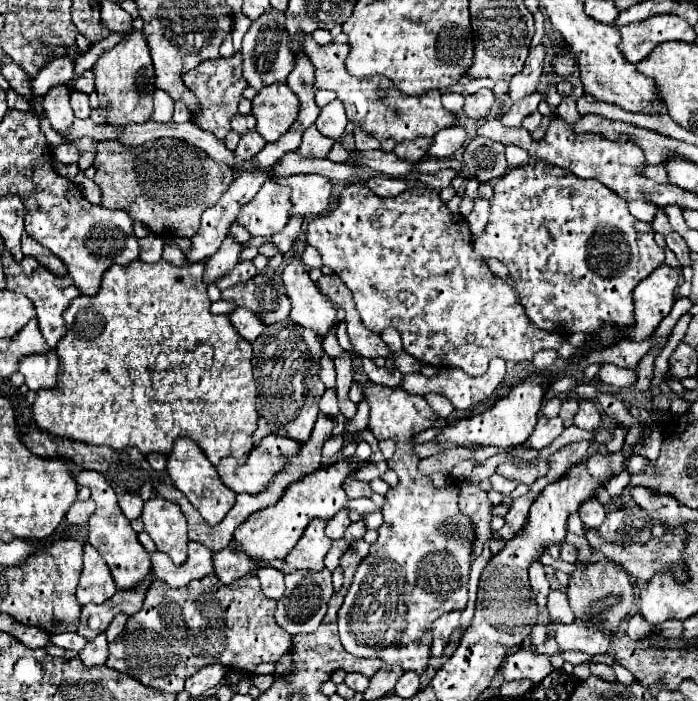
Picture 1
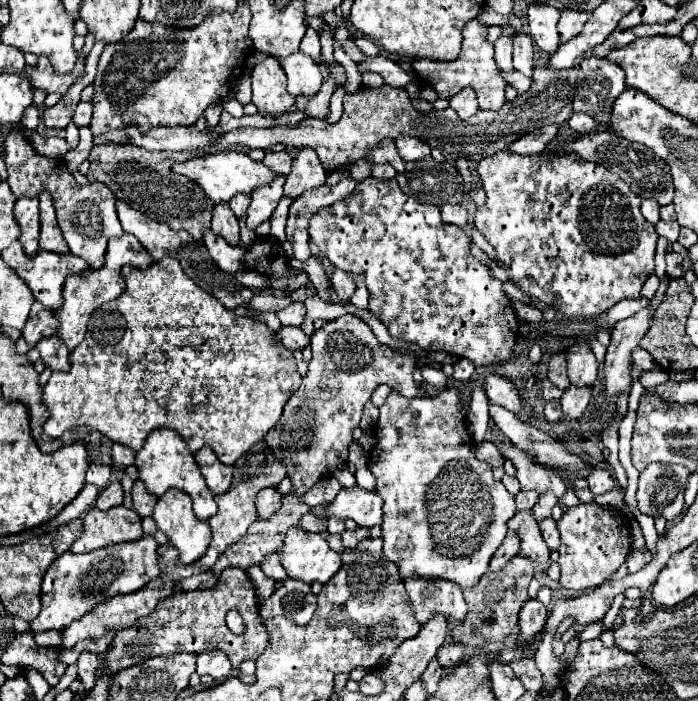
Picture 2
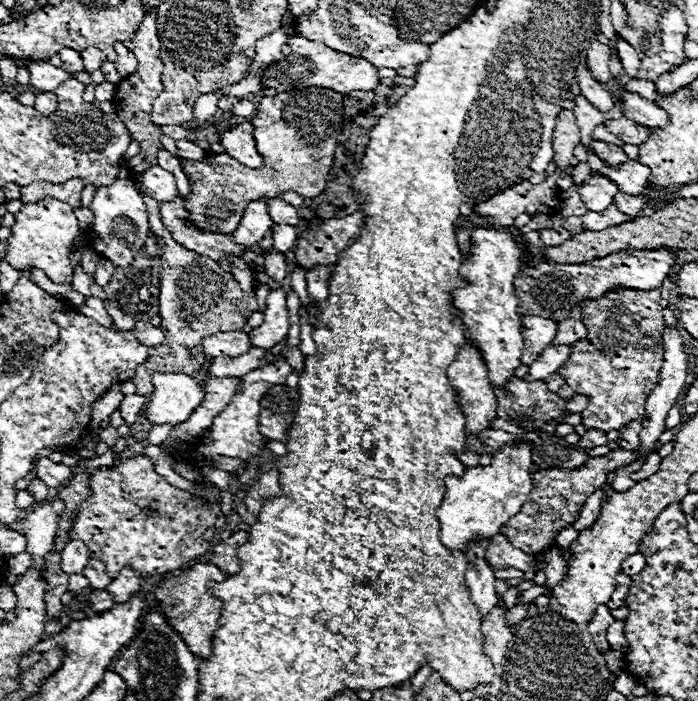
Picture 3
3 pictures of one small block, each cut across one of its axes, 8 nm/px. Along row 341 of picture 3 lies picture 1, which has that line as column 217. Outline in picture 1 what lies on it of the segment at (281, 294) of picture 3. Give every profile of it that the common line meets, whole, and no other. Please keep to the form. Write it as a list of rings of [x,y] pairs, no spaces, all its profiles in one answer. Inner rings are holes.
[[[226,238],[224,244],[220,246],[220,252],[204,260],[204,282],[216,284],[222,276],[226,276],[238,264],[240,252],[242,252],[242,246],[234,238]]]

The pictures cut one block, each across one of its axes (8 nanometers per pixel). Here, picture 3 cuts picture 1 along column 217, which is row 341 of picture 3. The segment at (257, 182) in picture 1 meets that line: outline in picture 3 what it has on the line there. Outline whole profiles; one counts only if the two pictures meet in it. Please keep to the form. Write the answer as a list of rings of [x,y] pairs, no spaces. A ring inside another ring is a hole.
[[[234,330],[234,332],[218,332],[204,338],[202,346],[210,356],[242,356],[252,348],[252,342],[248,334]]]

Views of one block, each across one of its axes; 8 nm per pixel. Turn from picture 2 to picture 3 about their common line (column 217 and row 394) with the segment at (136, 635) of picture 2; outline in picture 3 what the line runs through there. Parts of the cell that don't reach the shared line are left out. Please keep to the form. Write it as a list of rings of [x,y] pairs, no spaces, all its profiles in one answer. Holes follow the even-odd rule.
[[[616,288],[600,296],[600,300],[584,302],[584,324],[588,328],[588,336],[574,344],[572,356],[560,374],[566,382],[580,394],[588,396],[590,404],[582,412],[586,428],[600,428],[604,432],[620,430],[632,418],[644,418],[644,404],[654,386],[658,384],[658,374],[664,356],[664,316],[660,306],[660,288],[656,290],[632,290],[632,288]]]

